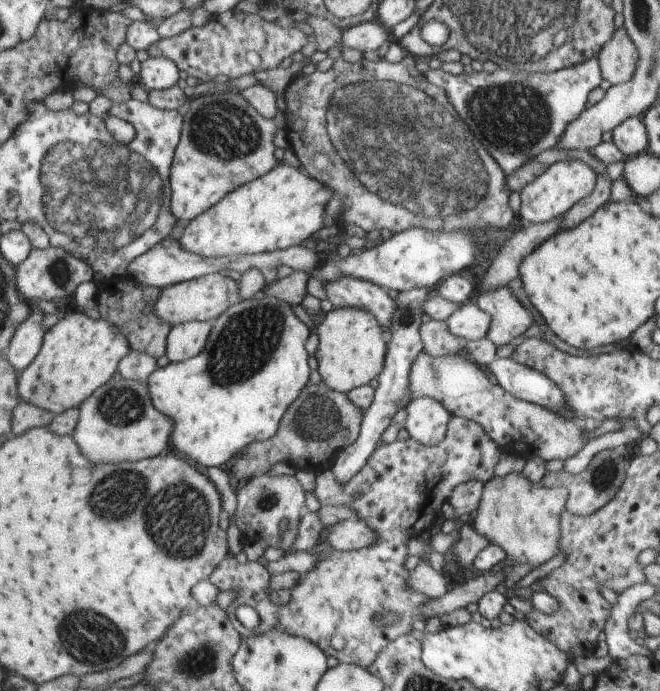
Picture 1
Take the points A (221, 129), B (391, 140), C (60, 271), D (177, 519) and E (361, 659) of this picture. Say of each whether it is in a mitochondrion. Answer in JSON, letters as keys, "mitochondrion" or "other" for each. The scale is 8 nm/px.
{"A":"mitochondrion","B":"mitochondrion","C":"mitochondrion","D":"mitochondrion","E":"other"}

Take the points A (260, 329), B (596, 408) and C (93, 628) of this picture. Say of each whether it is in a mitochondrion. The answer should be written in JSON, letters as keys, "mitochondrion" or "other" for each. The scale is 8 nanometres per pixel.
{"A":"mitochondrion","B":"other","C":"mitochondrion"}

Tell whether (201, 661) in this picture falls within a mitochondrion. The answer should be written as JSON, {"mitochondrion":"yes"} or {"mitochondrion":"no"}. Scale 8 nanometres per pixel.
{"mitochondrion":"yes"}

